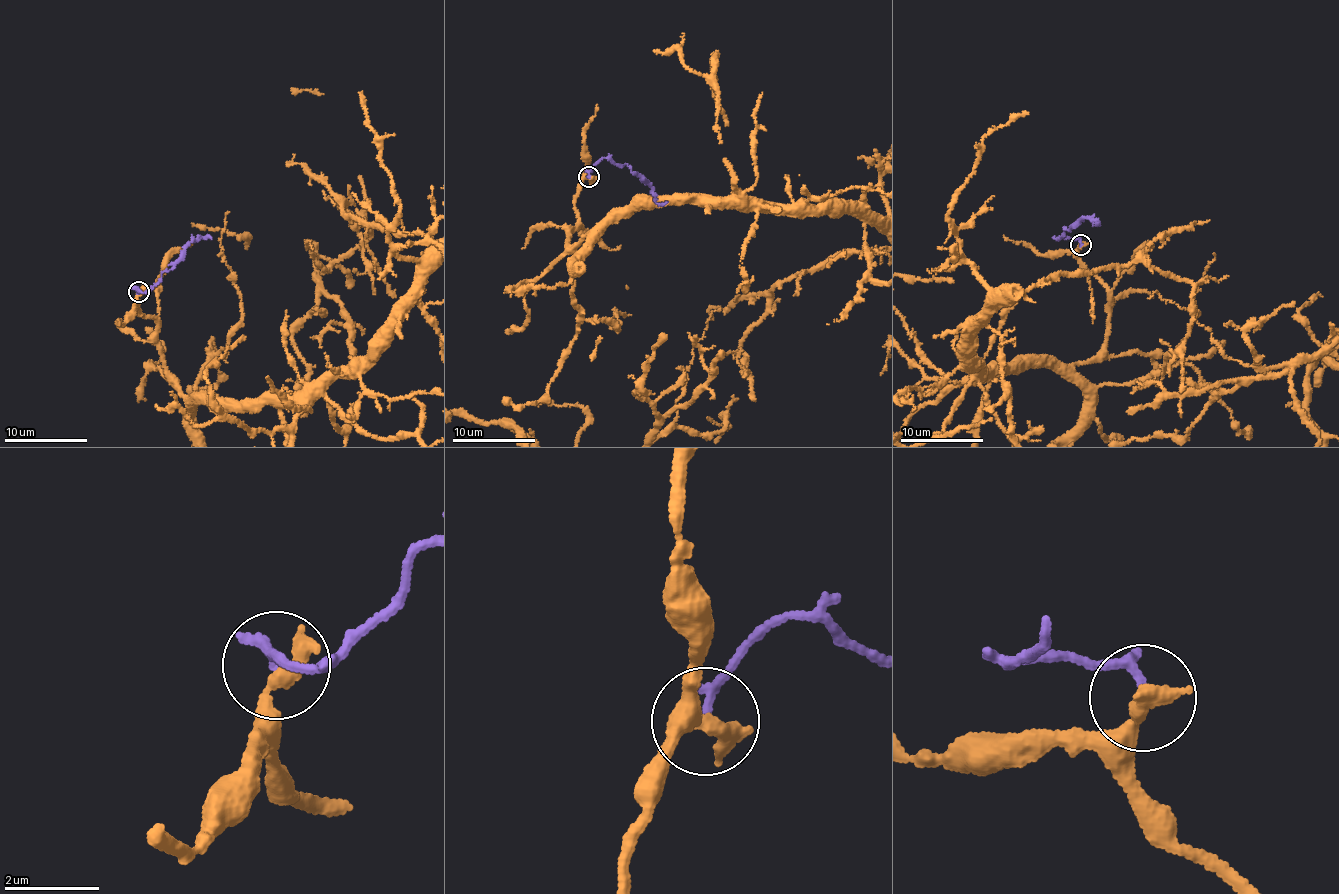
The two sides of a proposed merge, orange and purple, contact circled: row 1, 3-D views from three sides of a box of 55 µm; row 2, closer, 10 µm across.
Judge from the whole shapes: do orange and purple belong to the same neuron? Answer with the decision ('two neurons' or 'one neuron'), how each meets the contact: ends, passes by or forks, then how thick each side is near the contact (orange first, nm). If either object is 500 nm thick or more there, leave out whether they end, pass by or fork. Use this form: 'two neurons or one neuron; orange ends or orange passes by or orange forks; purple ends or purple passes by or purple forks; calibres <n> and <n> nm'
two neurons; orange passes by; purple ends; calibres 320 and 200 nm

